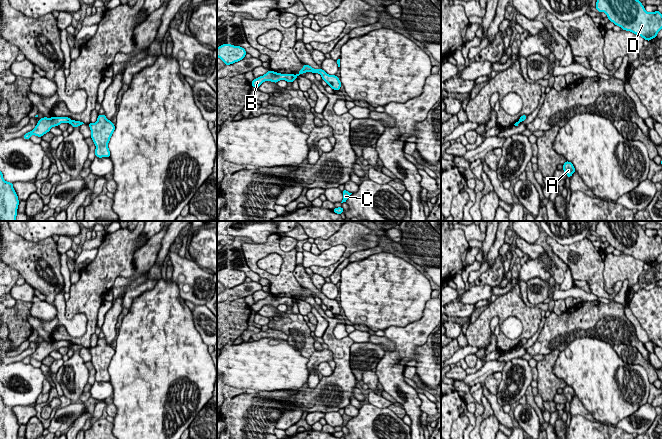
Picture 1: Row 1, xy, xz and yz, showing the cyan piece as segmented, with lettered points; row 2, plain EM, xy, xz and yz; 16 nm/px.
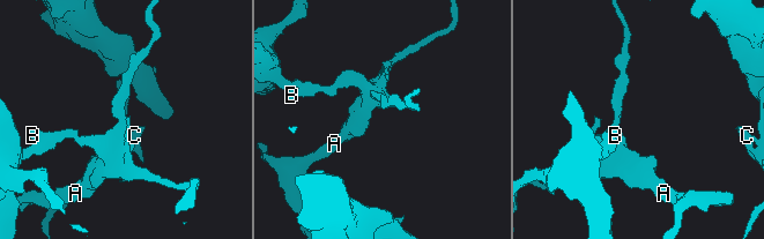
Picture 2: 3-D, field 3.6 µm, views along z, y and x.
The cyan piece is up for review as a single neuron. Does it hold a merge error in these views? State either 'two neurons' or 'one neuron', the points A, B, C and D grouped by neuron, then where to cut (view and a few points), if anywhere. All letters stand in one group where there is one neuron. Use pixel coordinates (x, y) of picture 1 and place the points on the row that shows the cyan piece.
two neurons; A / B C D; cut in xy along (71, 120), (69, 122)

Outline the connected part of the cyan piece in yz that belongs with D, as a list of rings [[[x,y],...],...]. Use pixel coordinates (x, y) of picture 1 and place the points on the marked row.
[[[597,0],[595,8],[599,13],[604,12],[607,18],[622,30],[630,31],[647,41],[655,38],[662,29],[662,14],[658,10],[647,12],[639,0]]]

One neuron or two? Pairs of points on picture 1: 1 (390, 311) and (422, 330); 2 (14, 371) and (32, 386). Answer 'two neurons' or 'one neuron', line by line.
1: two neurons
2: one neuron

